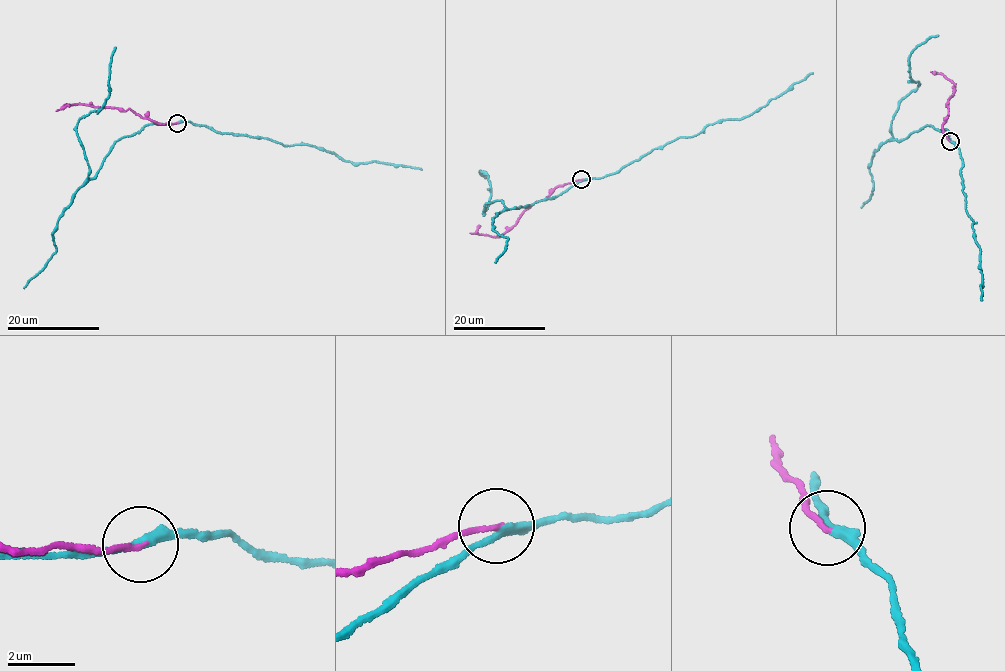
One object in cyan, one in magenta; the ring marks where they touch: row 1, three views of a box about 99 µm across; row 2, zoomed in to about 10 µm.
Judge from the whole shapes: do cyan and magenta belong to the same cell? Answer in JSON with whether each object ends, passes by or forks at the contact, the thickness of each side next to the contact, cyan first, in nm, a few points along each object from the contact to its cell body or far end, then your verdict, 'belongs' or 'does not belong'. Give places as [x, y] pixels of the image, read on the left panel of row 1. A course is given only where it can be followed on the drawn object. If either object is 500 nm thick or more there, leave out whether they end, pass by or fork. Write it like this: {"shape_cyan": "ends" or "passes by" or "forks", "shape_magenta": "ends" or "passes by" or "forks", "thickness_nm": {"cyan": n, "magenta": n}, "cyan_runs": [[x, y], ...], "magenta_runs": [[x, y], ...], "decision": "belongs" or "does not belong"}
{"shape_cyan": "passes by", "shape_magenta": "ends", "thickness_nm": {"cyan": 240, "magenta": 160}, "cyan_runs": [[177, 122], [143, 126], [114, 141], [88, 180], [77, 122], [108, 97], [115, 47]], "magenta_runs": [[177, 122], [160, 125], [128, 109], [81, 104], [63, 105], [56, 111]], "decision": "does not belong"}

